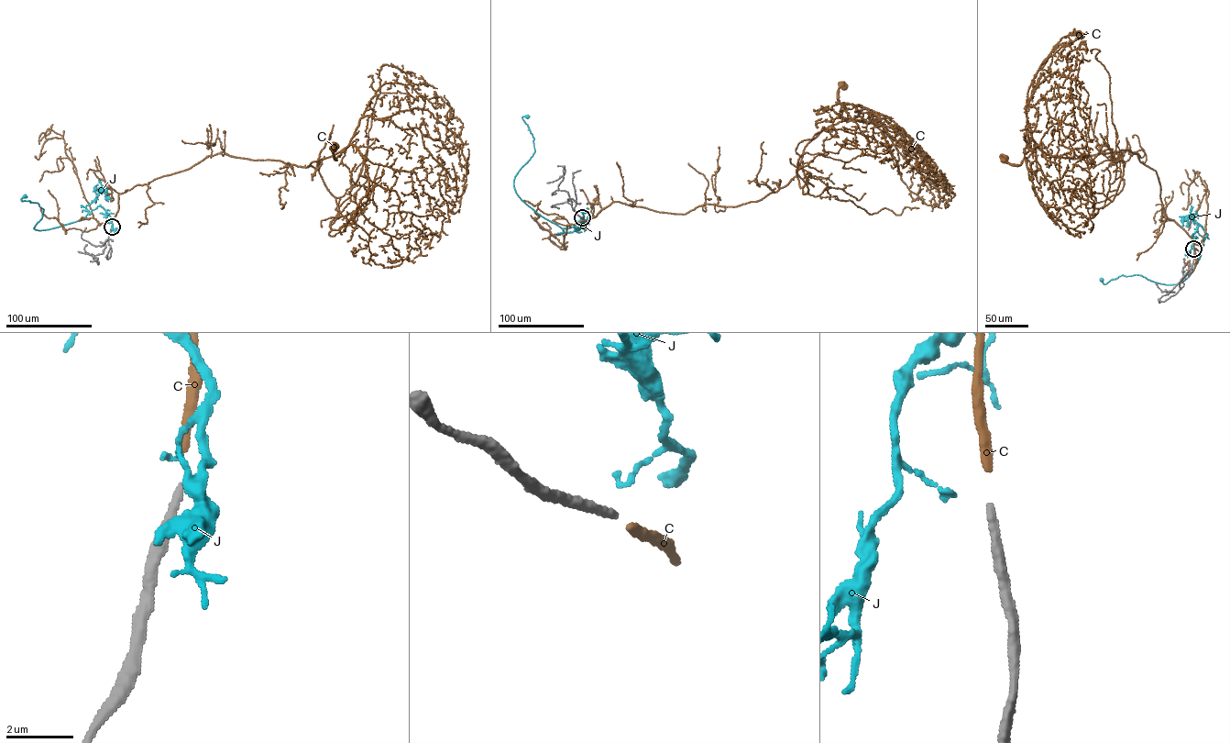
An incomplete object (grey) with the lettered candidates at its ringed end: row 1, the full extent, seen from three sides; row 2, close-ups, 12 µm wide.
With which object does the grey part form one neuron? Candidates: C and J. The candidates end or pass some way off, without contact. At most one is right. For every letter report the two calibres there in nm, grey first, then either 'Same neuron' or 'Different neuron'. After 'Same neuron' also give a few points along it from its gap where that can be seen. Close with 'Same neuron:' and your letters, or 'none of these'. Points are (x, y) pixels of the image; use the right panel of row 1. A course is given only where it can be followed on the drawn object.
C: Thickness 240 nm (grey) against 260 nm. Same neuron. Its course: (1193, 248), (1185, 231), (1162, 215), (1158, 179), (1138, 153), (1064, 158), (1035, 143), (1019, 165), (1004, 160)
J: Thickness 240 nm (grey) against 150 nm. Different neuron
Same neuron: C

